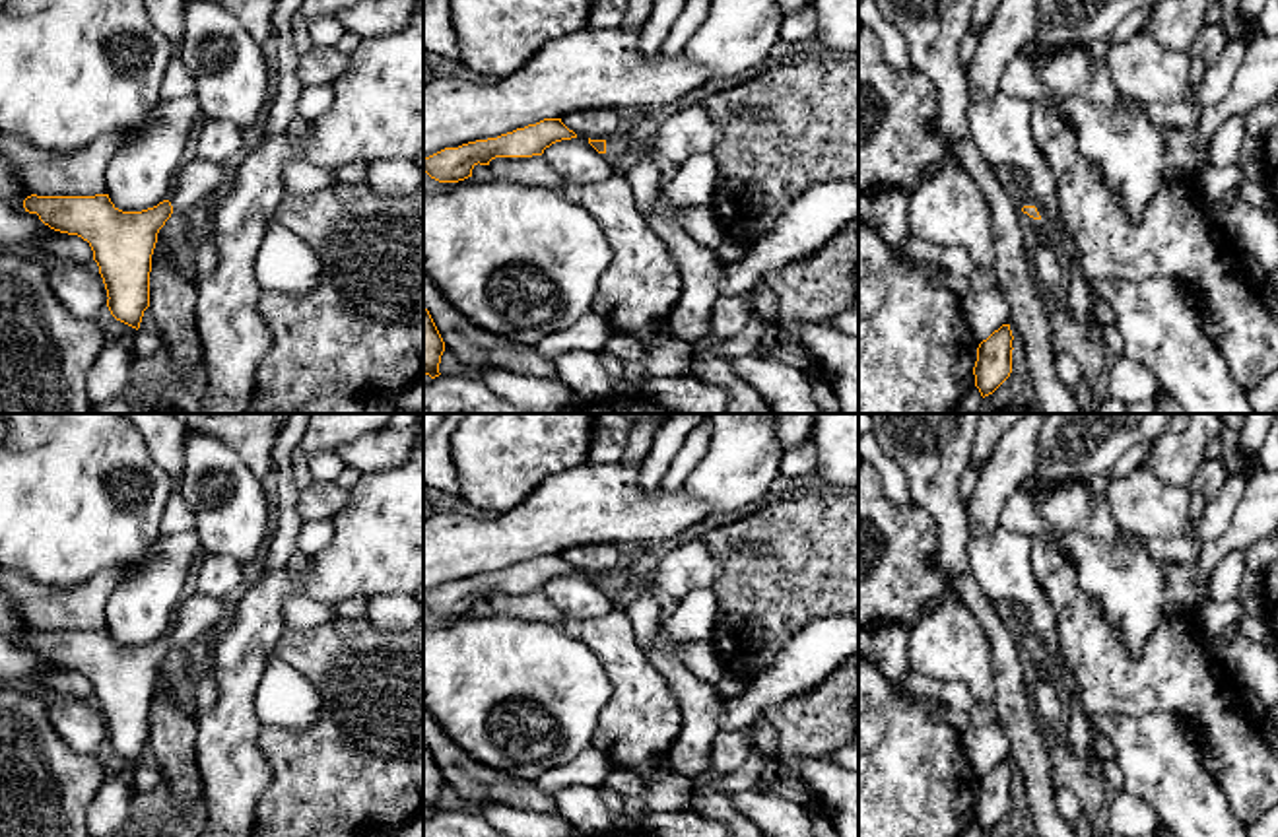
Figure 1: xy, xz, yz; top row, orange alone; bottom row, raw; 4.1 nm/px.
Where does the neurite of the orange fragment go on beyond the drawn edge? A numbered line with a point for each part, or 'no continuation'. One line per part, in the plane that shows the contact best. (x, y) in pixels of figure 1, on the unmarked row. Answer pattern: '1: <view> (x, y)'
1: yz (1024, 634)

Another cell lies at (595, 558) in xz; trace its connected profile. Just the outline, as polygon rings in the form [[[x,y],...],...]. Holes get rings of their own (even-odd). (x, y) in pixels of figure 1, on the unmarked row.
[[[589,544],[569,548],[561,553],[561,557],[577,571],[590,575],[608,575],[622,565],[620,550],[612,544]]]

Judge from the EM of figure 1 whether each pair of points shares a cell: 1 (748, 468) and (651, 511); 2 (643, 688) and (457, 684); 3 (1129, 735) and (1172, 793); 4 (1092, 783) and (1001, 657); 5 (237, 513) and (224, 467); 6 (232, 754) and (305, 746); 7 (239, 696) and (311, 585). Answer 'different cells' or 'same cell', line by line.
1: different cells
2: different cells
3: same cell
4: different cells
5: same cell
6: different cells
7: same cell

